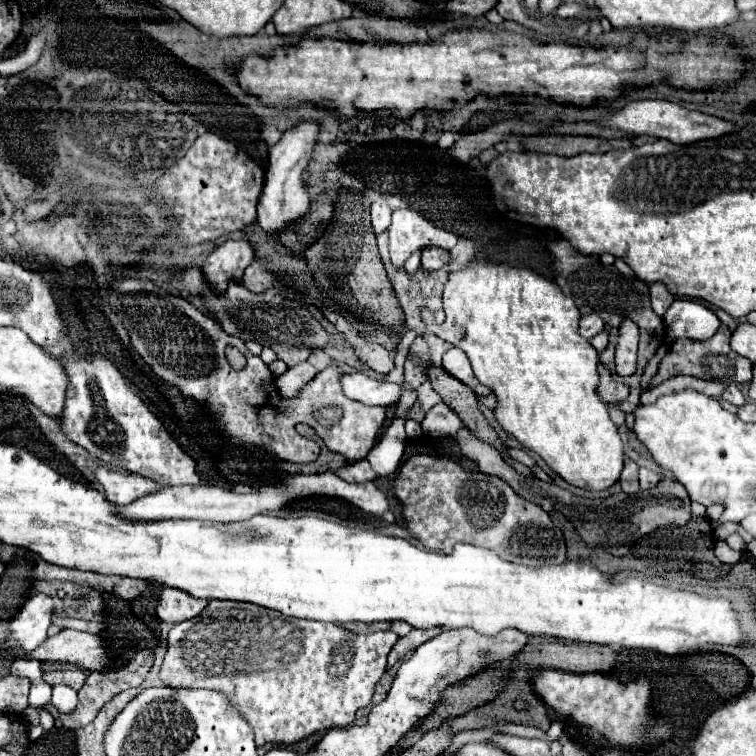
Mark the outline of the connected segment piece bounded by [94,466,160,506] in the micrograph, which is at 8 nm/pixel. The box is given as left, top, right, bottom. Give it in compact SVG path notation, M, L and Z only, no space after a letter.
M102 466L94 468L96 480L104 486L104 492L112 504L130 504L136 498L146 496L148 492L156 492L160 484L140 476L140 474L120 474L114 470L106 470Z

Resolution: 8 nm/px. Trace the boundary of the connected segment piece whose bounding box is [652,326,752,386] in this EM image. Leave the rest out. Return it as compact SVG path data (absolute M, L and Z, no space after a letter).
M720 326L718 332L704 340L704 342L698 342L698 340L676 340L672 344L672 348L666 352L666 356L662 358L660 362L660 370L656 372L656 376L652 378L652 384L660 384L672 376L680 376L680 374L688 374L688 376L696 376L696 378L702 378L702 380L712 380L712 382L720 382L724 386L736 382L736 384L742 384L742 382L750 382L752 380L752 362L748 362L746 358L742 358L740 354L736 354L732 348L730 348L730 330L726 326Z

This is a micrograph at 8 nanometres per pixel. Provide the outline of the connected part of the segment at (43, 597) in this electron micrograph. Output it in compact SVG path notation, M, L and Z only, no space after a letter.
M34 594L26 600L24 608L10 622L10 640L6 644L20 644L24 652L36 650L46 638L52 626L52 598L48 594Z

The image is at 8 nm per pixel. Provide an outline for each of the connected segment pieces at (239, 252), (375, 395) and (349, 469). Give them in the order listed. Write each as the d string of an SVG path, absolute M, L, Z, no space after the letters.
M226 240L202 264L208 282L224 292L230 280L240 280L248 264L254 260L254 250L246 240Z
M364 372L344 374L342 390L350 400L362 402L364 406L394 406L402 396L402 386L386 382L378 376L368 376Z
M360 460L356 464L350 464L350 466L344 466L336 472L342 480L346 482L352 482L352 484L362 484L362 482L372 482L376 480L376 472L372 470L370 462L368 460Z

